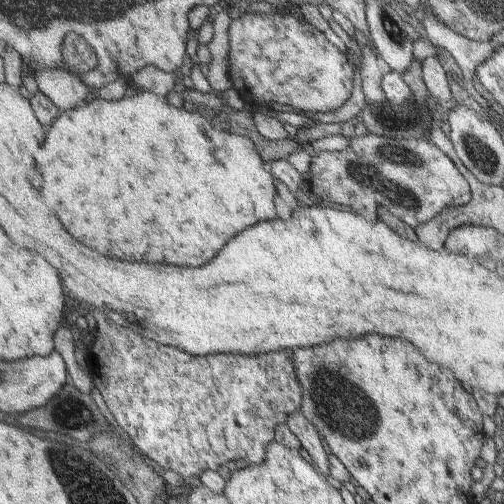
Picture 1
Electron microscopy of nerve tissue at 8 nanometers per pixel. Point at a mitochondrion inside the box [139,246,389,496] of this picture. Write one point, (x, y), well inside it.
(354, 419)

